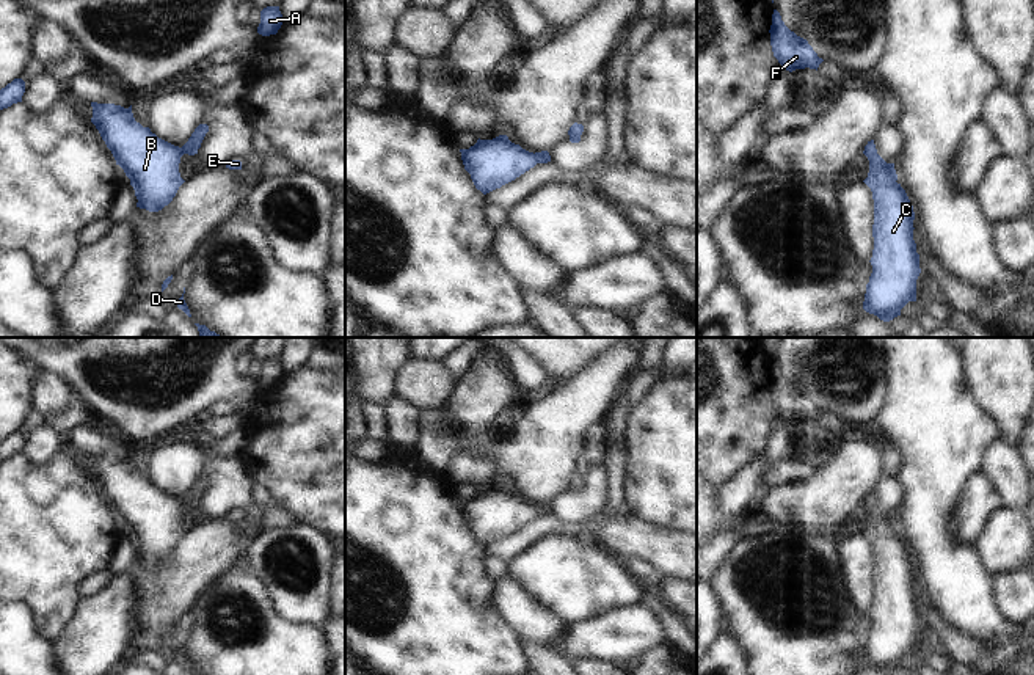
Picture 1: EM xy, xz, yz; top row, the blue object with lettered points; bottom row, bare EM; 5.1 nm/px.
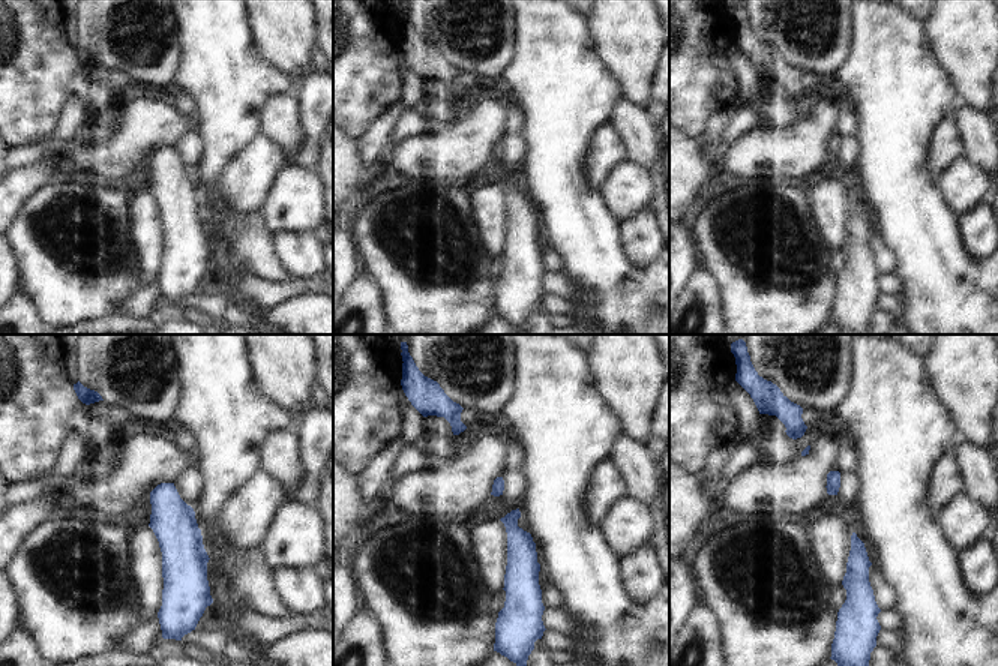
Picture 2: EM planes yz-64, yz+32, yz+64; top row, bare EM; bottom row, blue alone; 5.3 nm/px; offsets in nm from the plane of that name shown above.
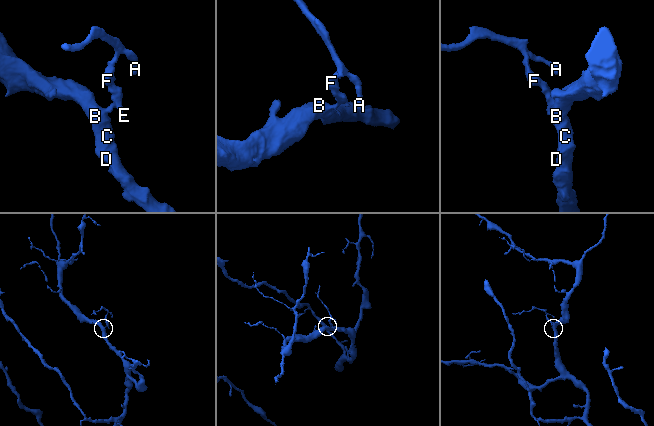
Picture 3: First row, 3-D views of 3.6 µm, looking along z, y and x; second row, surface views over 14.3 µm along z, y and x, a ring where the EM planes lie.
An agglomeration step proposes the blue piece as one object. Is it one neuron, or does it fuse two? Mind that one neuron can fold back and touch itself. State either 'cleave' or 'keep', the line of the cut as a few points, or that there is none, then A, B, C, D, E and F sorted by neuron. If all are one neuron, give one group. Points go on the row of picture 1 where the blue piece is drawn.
keep; cut none; groups A B C D E F

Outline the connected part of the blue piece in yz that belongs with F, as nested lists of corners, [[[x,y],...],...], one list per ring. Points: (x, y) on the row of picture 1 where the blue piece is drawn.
[[[774,9],[769,33],[774,57],[786,71],[792,72],[805,68],[817,71],[819,64],[824,61],[806,39],[797,36],[785,25],[777,9]]]

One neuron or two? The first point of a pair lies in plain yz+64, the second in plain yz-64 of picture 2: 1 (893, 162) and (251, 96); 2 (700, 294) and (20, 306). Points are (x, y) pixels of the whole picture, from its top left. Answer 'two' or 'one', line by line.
1: one
2: one

